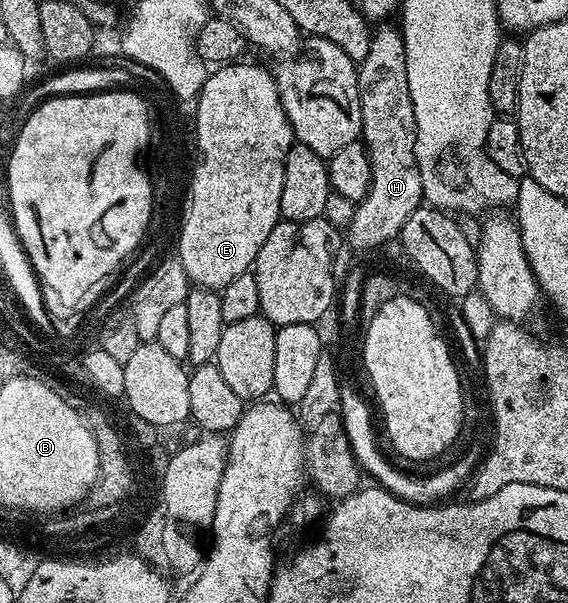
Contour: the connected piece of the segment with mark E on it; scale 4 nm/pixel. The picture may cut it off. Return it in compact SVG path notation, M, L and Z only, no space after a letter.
M223 64L221 67L215 68L207 76L204 87L200 90L196 98L198 110L194 113L194 119L192 118L192 128L197 138L196 153L198 158L200 156L202 158L196 161L192 169L192 176L188 181L188 201L190 199L190 206L187 207L186 218L182 221L182 234L180 231L176 237L176 246L178 245L176 256L180 264L184 267L191 286L200 289L221 291L224 287L228 287L228 283L232 283L232 279L236 279L236 275L244 275L245 273L251 272L260 247L264 247L264 239L268 239L268 235L272 235L272 227L278 225L282 216L282 212L280 211L280 191L284 191L284 163L286 162L286 156L288 155L290 146L295 144L294 132L284 115L284 107L280 103L280 95L274 82L274 73L271 70L266 70L262 65L242 64Z

